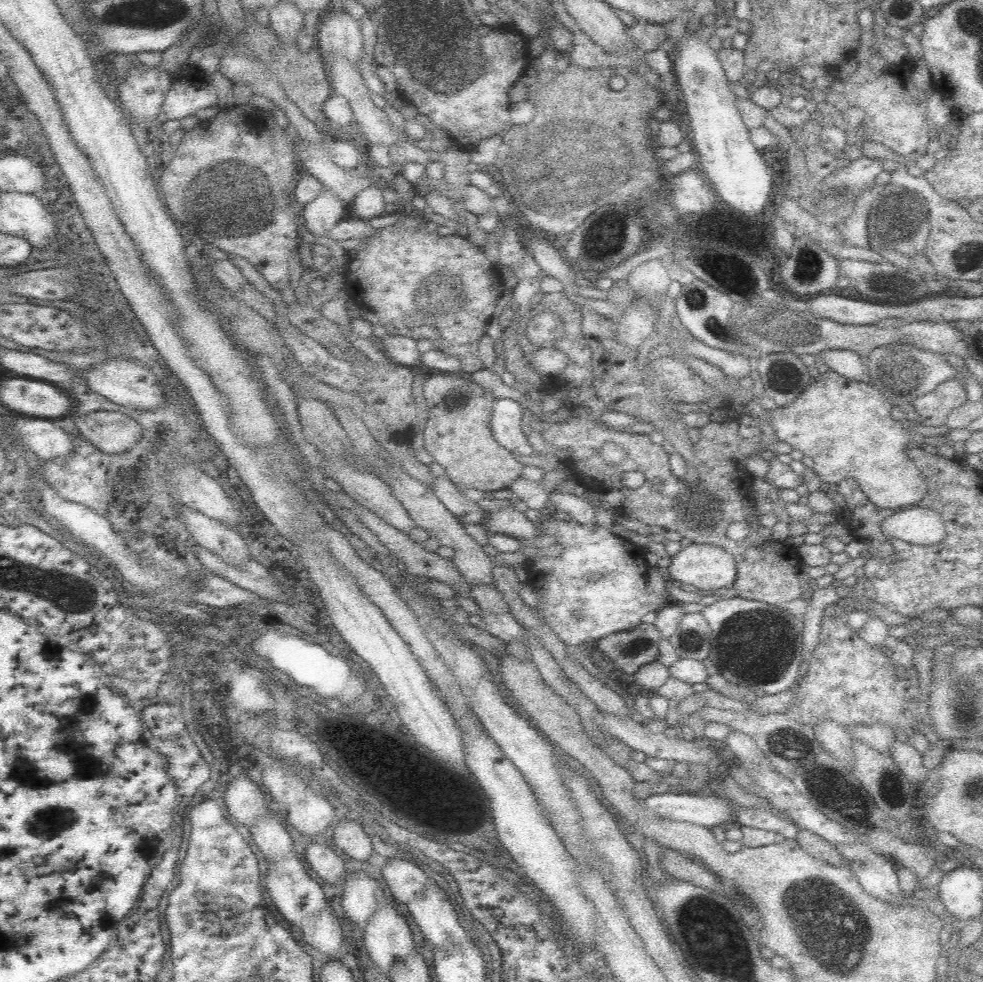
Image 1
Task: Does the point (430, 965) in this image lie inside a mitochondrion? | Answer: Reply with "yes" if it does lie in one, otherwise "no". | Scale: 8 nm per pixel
no

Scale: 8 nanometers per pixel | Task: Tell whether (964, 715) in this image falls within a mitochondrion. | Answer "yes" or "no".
yes

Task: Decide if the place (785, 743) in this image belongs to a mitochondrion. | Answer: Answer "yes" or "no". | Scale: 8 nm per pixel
yes

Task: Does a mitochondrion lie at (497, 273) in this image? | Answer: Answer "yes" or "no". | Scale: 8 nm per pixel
no

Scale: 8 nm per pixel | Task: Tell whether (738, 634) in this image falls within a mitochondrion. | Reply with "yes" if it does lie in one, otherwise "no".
yes

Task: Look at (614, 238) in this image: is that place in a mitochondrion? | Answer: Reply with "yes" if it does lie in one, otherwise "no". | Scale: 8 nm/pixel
yes

